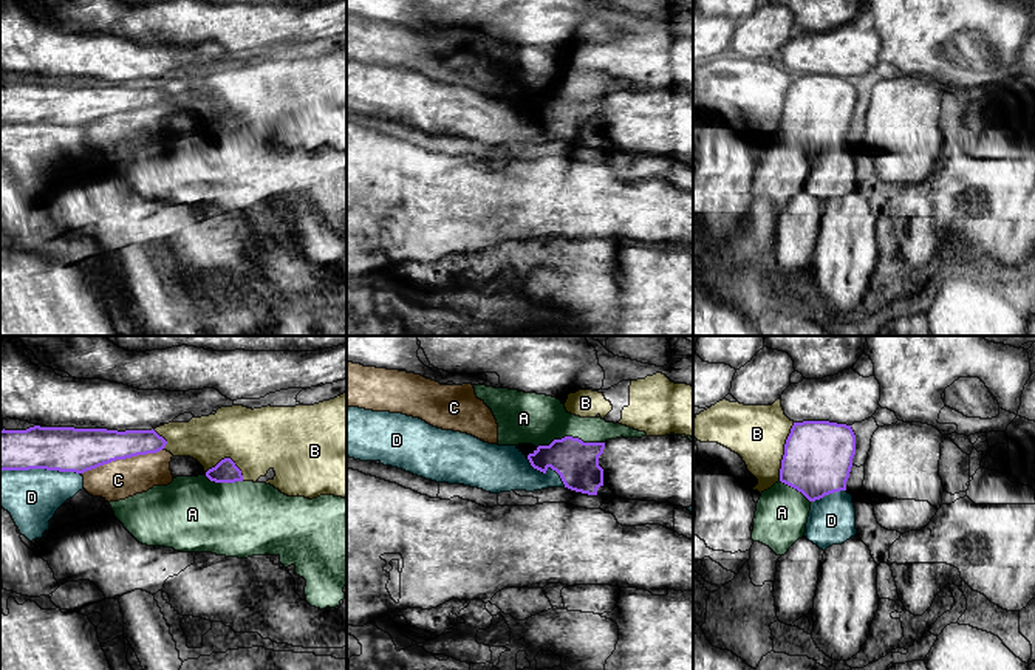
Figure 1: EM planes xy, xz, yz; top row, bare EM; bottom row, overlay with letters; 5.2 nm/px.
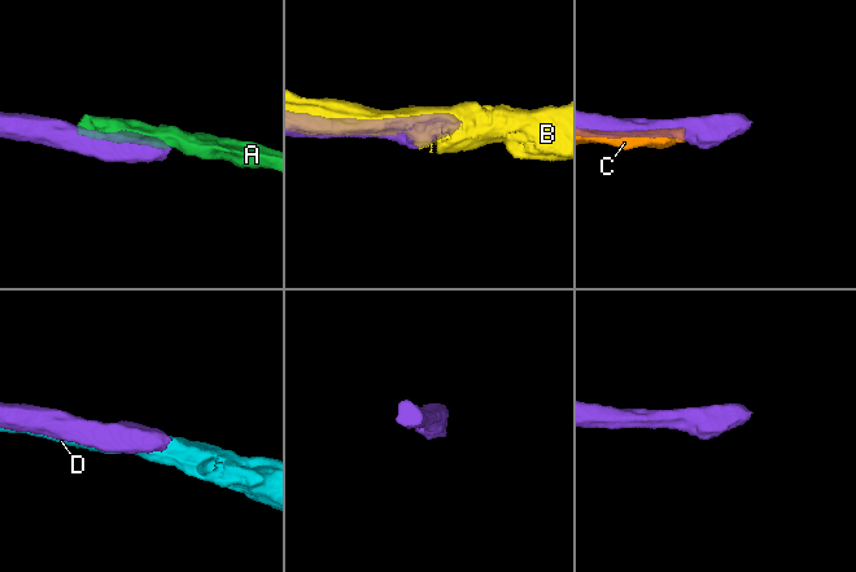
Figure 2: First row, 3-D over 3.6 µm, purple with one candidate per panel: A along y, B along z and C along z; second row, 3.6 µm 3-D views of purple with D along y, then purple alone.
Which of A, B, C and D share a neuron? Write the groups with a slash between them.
A C / B / D

